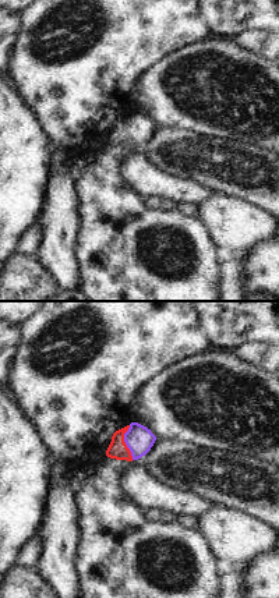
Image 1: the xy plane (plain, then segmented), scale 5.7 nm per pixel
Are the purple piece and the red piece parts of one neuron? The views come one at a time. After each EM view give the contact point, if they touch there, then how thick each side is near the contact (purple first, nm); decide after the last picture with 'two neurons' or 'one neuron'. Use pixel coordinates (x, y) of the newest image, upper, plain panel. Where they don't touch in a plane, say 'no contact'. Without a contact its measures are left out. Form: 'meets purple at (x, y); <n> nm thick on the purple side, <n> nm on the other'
meets purple at (124, 128); 160 nm thick on the purple side, 120 nm on the other

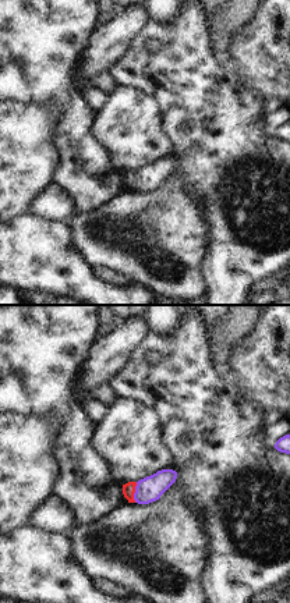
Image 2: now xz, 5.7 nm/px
meets purple at (135, 180); 150 nm thick on the purple side, 80 nm on the other

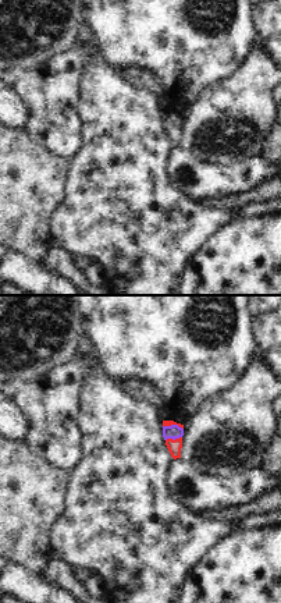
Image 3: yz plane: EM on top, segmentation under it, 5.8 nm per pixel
meets purple at (173, 127); 80 nm thick on the purple side, 80 nm on the other

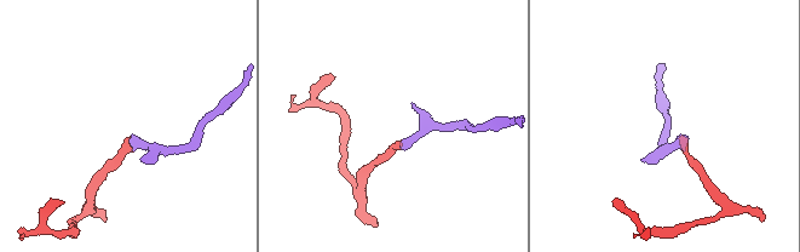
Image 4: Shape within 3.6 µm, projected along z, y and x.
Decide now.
one neuron

